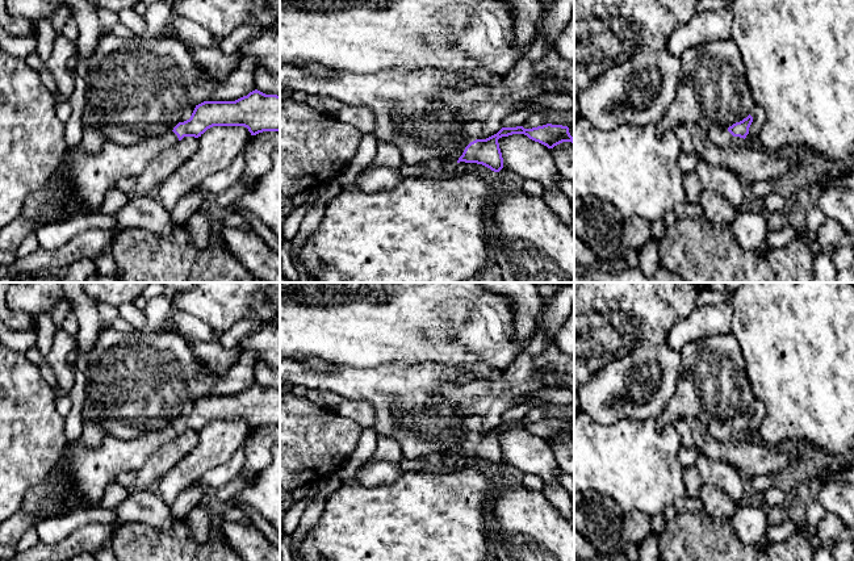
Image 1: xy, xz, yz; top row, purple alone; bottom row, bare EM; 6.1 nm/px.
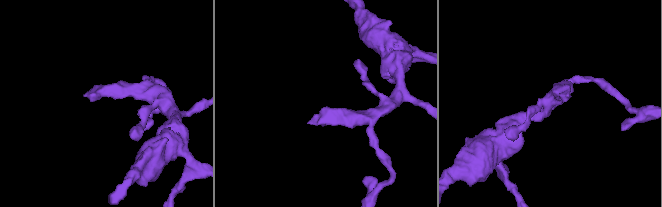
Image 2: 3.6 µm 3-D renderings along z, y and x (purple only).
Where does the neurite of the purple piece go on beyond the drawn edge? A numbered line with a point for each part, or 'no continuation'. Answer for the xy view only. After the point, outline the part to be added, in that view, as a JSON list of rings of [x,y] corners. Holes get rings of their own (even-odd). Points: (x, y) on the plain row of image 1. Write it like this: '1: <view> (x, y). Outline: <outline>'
1: xy (91, 471). Outline: [[[169,426],[135,439],[105,435],[96,447],[85,445],[80,440],[68,441],[46,480],[26,493],[20,510],[43,520],[63,515],[70,508],[100,507],[104,493],[116,483],[120,473],[141,469],[152,453],[177,438],[177,430]],[[54,472],[62,472],[70,478],[67,494],[54,495],[50,491],[50,477]]]

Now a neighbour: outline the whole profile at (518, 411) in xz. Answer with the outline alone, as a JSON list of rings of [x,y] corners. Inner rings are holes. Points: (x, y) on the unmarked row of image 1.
[[[527,402],[523,405],[514,405],[502,414],[502,422],[523,420],[524,416],[533,409],[545,405],[547,402]]]

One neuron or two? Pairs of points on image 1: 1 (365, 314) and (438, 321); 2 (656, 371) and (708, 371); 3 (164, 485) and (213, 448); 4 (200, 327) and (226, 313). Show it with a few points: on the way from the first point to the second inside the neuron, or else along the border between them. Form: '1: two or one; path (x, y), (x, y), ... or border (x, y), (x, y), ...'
1: one; path (384, 314), (419, 314)
2: two; border (681, 352), (681, 377), (674, 394), (669, 400)
3: one; path (176, 480), (201, 459)
4: two; border (178, 309), (202, 319), (210, 327), (213, 336)

